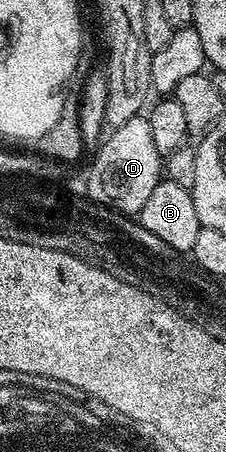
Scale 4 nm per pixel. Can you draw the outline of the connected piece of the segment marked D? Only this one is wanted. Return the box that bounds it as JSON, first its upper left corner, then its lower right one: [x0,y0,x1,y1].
[85,117,165,217]

